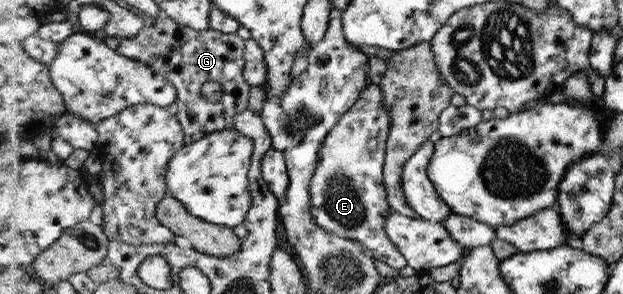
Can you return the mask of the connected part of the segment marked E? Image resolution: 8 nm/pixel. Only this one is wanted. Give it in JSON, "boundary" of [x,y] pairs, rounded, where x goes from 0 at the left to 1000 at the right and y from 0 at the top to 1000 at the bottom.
{"boundary":[[[596,279],[578,320],[573,350],[541,415],[520,473],[514,514],[512,565],[499,619],[499,724],[507,759],[531,796],[571,816],[589,844],[599,874],[634,918],[655,901],[648,861],[631,830],[621,793],[621,735],[628,707],[623,690],[621,633],[616,629],[616,544],[621,537],[621,476],[629,415],[621,371],[615,364],[615,330],[608,289]]]}

